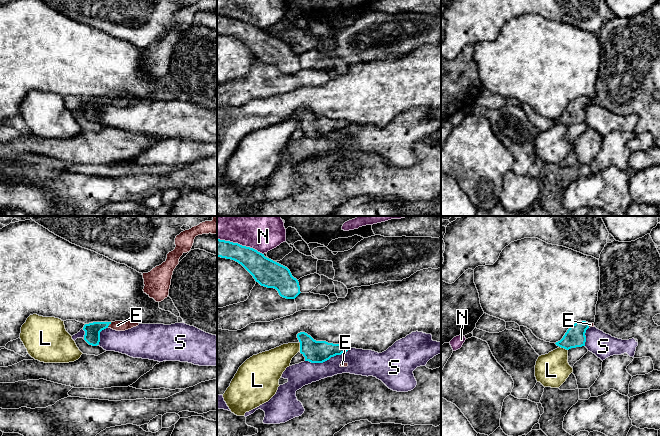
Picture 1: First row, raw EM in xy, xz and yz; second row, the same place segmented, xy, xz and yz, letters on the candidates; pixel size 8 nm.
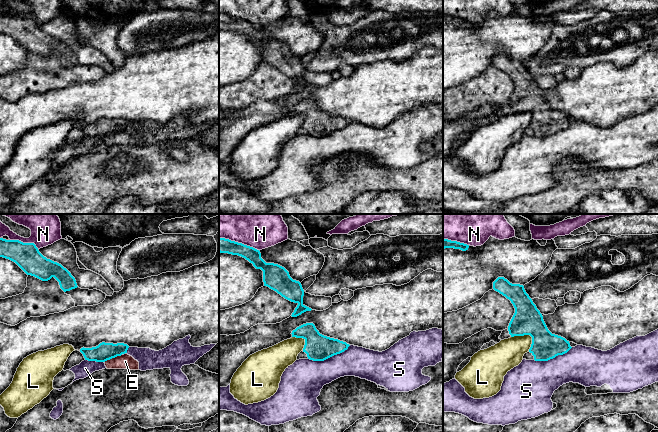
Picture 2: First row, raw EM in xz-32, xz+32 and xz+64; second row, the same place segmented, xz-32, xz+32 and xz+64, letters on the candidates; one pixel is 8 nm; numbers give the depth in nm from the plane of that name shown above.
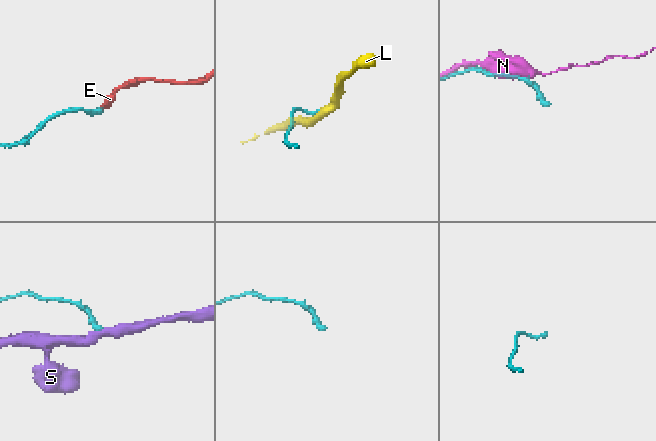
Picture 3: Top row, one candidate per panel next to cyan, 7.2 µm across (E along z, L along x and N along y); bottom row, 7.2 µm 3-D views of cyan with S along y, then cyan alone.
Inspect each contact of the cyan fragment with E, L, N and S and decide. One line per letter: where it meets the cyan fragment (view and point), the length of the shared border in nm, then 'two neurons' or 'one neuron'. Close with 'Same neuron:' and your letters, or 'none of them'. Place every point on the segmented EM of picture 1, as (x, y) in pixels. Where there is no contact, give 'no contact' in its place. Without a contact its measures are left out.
E: meets cyan in xy at (108, 325); contact 60 nm long; one neuron
L: meets cyan in xz at (300, 347); contact 70 nm long; two neurons
N: meets cyan in xz at (239, 244); contact 400 nm long; two neurons
S: meets cyan in xz at (327, 359); contact 380 nm long; two neurons
Same neuron: E

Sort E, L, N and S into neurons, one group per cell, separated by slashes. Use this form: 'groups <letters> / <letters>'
groups E / L / N / S

